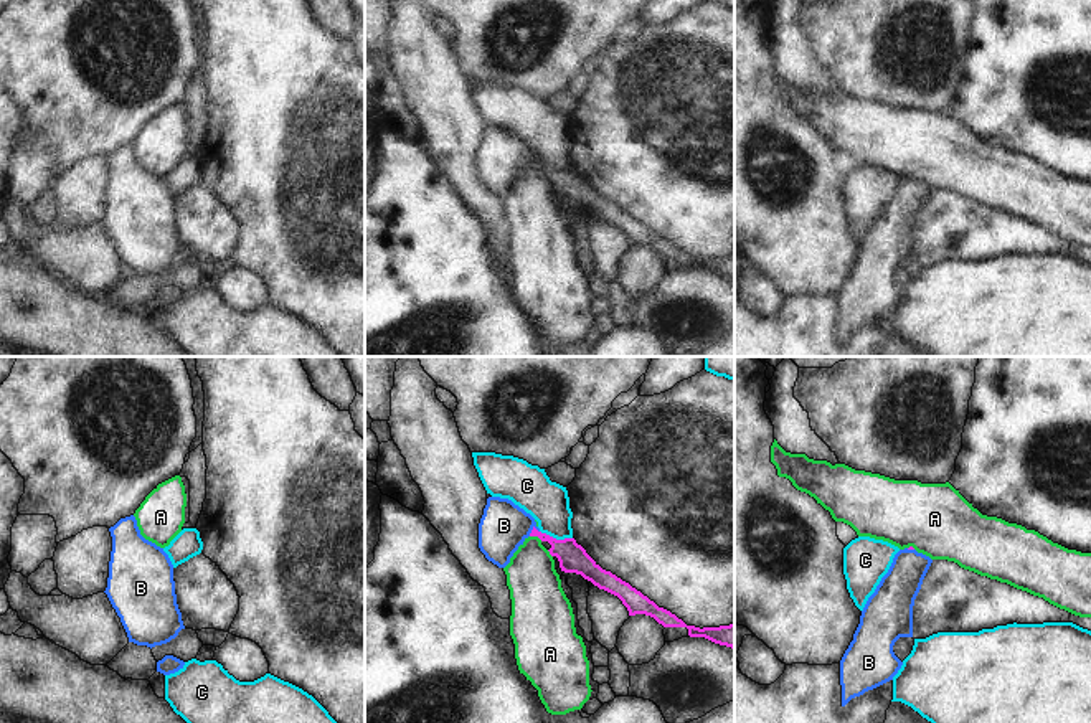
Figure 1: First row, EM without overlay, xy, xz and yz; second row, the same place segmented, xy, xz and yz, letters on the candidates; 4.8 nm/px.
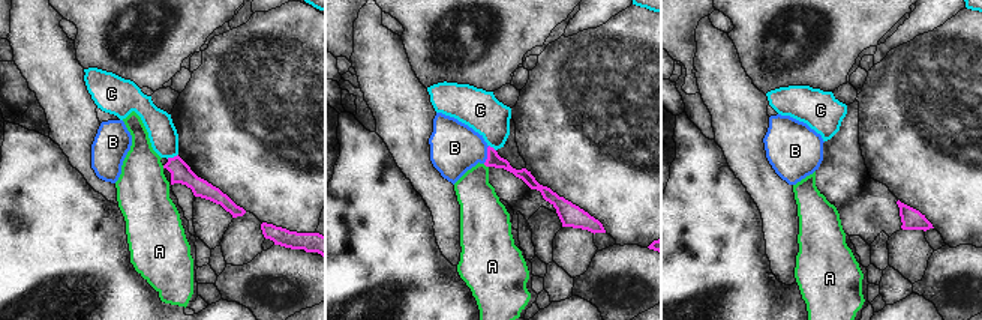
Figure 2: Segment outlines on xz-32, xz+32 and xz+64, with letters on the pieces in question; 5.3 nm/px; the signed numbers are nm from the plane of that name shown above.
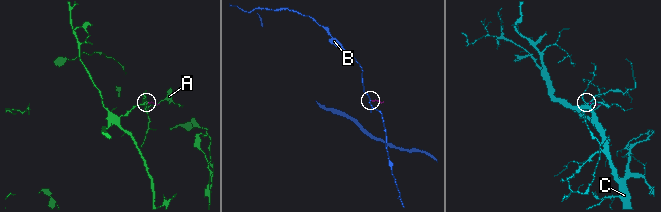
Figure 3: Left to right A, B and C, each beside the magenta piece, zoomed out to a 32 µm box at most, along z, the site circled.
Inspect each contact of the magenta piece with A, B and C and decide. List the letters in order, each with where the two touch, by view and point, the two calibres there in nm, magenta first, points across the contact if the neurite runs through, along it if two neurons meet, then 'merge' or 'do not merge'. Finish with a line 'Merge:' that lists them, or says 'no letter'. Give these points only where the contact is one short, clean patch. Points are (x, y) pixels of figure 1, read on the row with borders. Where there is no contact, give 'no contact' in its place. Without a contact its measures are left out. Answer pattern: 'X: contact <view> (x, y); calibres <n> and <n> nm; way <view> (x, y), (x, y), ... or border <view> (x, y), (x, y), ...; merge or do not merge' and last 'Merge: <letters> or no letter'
A: contact xz (537, 535); calibres 140 and 260 nm; border xz (530, 535), (542, 540); do not merge
B: contact xz (532, 530); calibres 140 and 240 nm; way xz (573, 558), (553, 542), (532, 530), (525, 525), (504, 525); merge
C: contact xz (555, 538); calibres 140 and 200 nm; border xz (540, 530), (557, 538), (571, 538); do not merge
Merge: B

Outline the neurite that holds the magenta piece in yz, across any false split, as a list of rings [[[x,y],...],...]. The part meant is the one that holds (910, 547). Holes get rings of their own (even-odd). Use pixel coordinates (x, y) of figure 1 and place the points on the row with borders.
[[[913,546],[895,555],[840,660],[842,706],[893,680],[901,669],[893,645],[900,637],[913,637],[913,606],[931,563]]]

